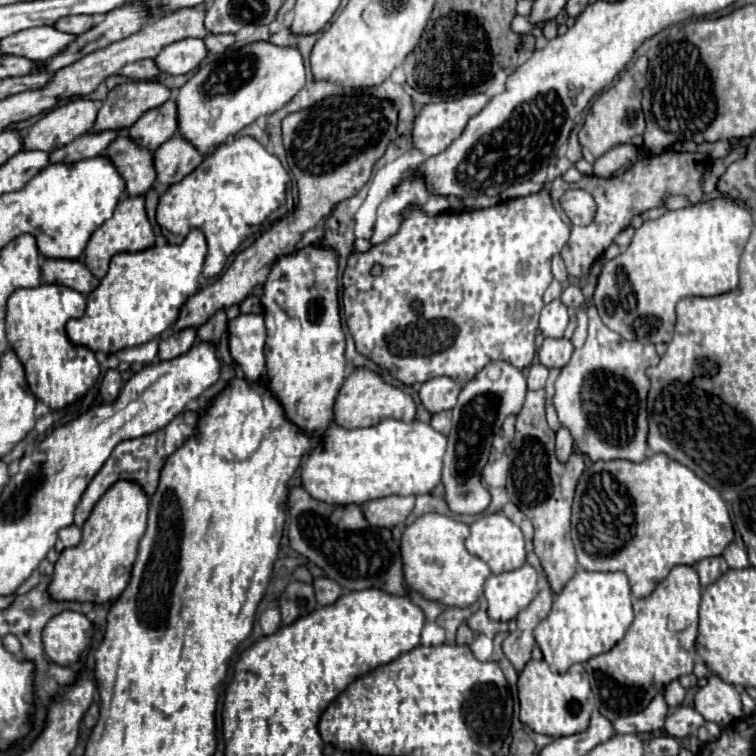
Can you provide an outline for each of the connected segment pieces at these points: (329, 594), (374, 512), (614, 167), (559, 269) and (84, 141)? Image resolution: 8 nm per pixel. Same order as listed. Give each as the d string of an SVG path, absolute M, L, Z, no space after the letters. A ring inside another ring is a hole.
M314 578L312 586L314 586L316 600L318 600L320 606L336 602L342 596L342 592L344 592L342 586L336 580L330 580L330 578Z
M386 496L362 506L366 520L378 528L394 528L408 518L414 508L414 496Z
M620 144L616 148L610 148L606 154L596 158L594 176L610 178L620 168L628 168L632 162L636 162L638 156L640 156L640 148L636 148L634 144Z
M556 254L552 258L552 274L558 282L566 282L568 280L568 272L566 272L566 266L564 266L564 260L560 254Z
M102 130L102 132L88 132L72 140L70 144L54 150L50 156L50 162L76 162L92 156L100 156L106 152L106 148L112 144L112 140L122 134L124 130Z

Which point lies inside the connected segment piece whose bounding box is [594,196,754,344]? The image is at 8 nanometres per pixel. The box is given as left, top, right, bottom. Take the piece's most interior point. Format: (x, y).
(691, 252)

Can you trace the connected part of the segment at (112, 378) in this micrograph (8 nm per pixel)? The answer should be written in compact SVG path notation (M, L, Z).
M108 370L102 378L102 384L100 384L100 396L104 398L104 402L116 400L116 396L120 394L120 388L122 388L120 372L118 370Z

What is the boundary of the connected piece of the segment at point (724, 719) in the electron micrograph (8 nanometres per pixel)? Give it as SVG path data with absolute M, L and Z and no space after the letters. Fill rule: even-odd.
M714 674L708 676L706 684L696 692L694 710L702 714L704 720L718 722L722 726L728 726L744 716L740 692Z

